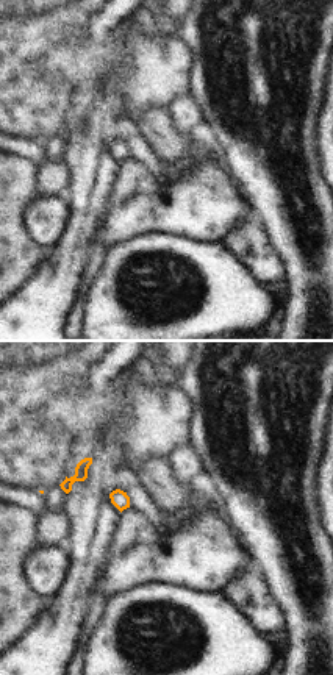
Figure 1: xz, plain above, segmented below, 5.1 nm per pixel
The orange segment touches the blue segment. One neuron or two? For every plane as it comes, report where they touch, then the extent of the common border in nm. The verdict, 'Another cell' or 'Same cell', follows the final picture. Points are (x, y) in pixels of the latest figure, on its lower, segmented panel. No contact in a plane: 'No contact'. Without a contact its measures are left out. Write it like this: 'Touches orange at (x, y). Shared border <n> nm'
No contact

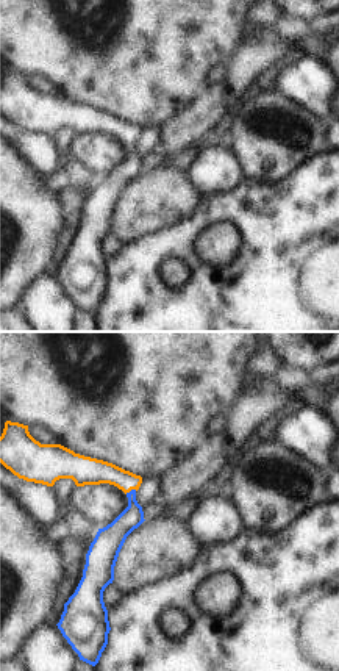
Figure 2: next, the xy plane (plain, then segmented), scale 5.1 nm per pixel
Touches orange at (130, 490). Shared border 70 nm

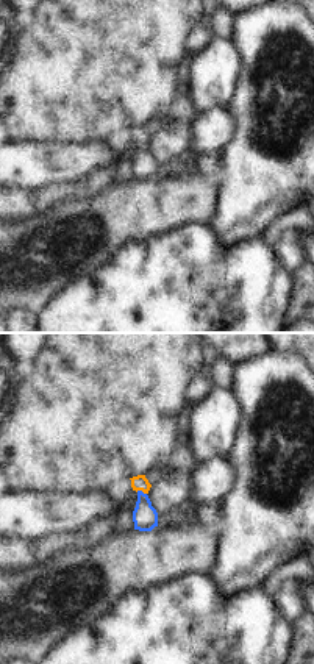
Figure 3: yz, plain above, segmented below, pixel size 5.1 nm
Touches orange at (141, 489). Shared border 60 nm

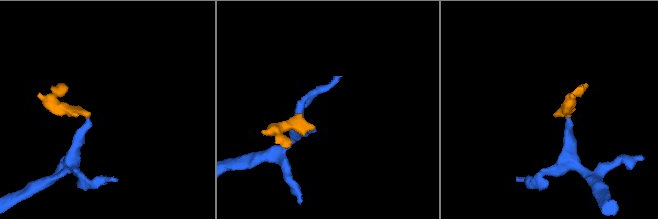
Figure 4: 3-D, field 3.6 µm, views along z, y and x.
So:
Same cell

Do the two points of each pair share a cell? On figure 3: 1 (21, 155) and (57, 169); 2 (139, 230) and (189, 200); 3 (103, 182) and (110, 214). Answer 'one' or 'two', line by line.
1: one
2: one
3: two

